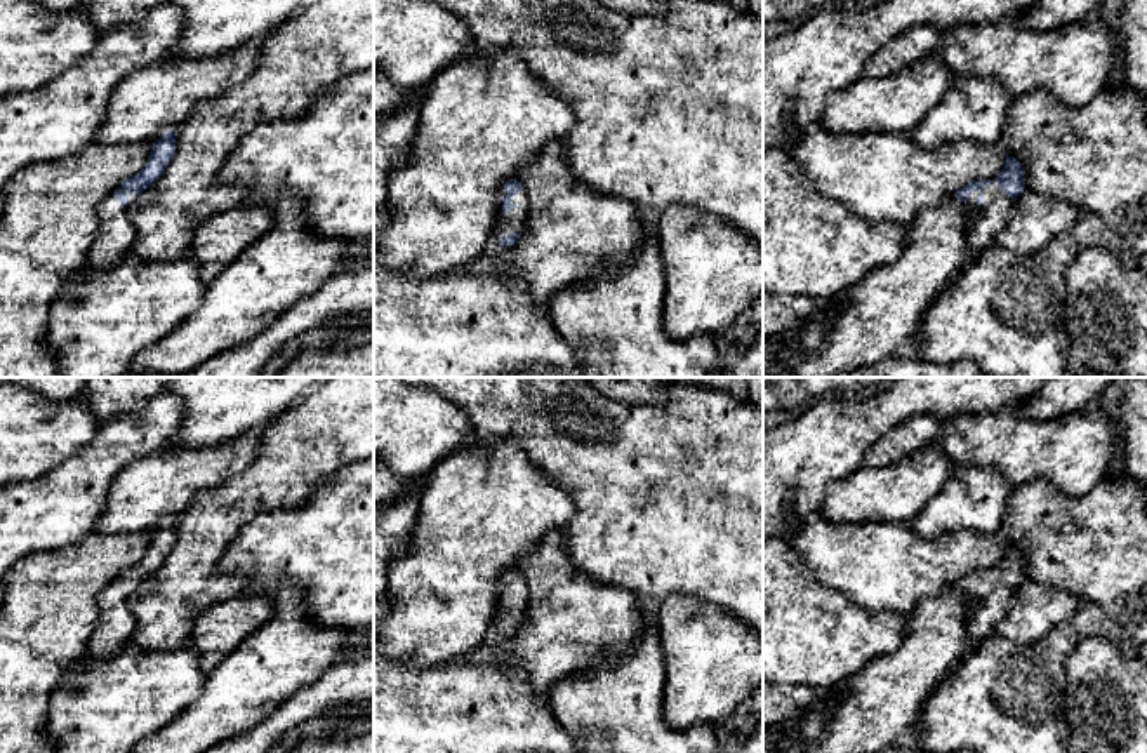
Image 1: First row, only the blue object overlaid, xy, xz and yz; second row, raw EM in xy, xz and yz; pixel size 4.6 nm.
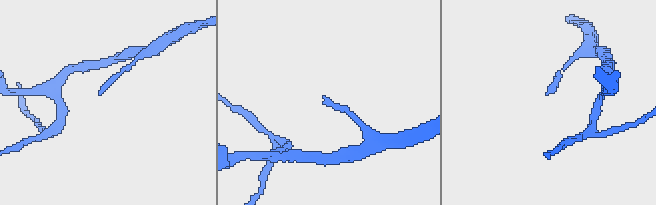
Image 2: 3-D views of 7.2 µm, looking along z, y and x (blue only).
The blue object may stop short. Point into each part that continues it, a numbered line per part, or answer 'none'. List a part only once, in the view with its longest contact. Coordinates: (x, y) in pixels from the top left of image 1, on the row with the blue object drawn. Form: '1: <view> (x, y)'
1: yz (991, 218)

